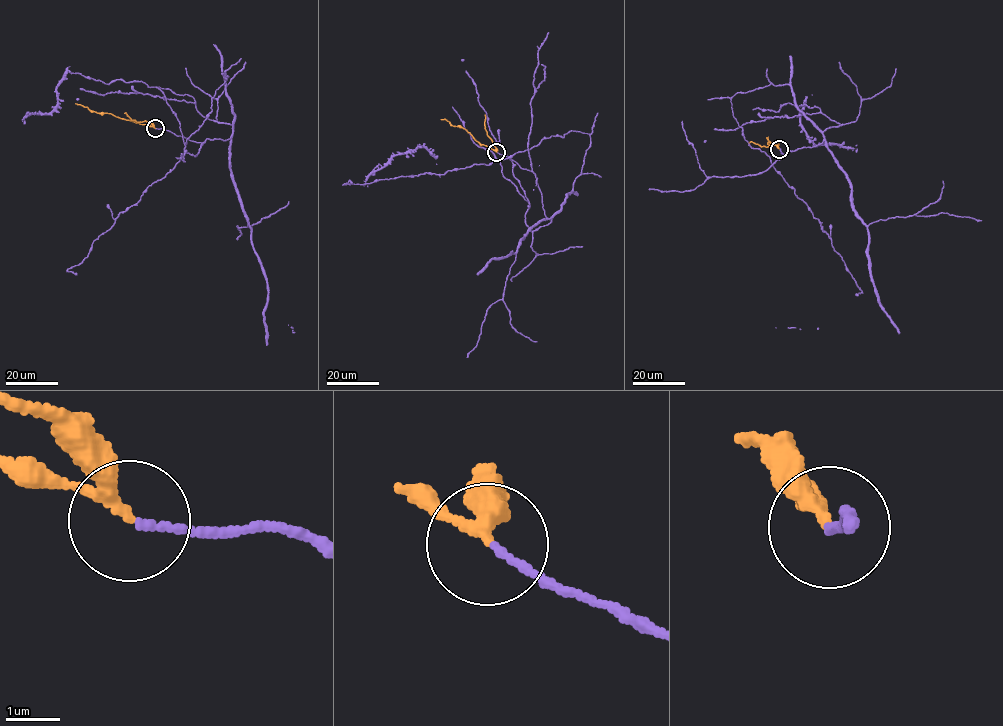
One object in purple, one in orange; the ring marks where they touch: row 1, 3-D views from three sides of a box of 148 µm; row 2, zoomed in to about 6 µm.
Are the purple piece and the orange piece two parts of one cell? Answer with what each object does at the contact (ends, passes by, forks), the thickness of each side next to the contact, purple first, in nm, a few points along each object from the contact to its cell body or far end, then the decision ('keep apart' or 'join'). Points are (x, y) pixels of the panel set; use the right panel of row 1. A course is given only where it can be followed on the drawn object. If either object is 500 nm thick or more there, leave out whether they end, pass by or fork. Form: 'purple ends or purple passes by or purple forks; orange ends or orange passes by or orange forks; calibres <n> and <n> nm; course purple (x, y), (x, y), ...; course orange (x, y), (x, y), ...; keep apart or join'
purple ends; orange passes by; calibres 120 and 180 nm; course purple (779, 149), (786, 156), (823, 139), (792, 88), (736, 93), (732, 114), (745, 140), (818, 220), (858, 295); course orange (779, 149), (768, 143), (768, 136); join

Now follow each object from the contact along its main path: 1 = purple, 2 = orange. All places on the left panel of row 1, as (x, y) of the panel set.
1: (155, 128), (193, 141), (229, 139), (234, 117), (225, 71), (211, 112), (180, 158), (67, 270), (77, 274)
2: (154, 128), (108, 113), (93, 112), (76, 103)

